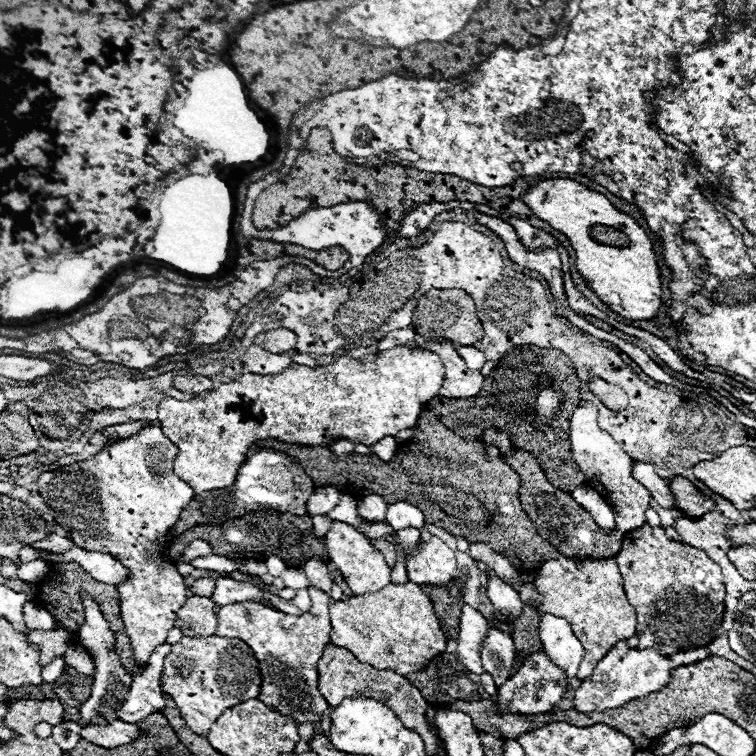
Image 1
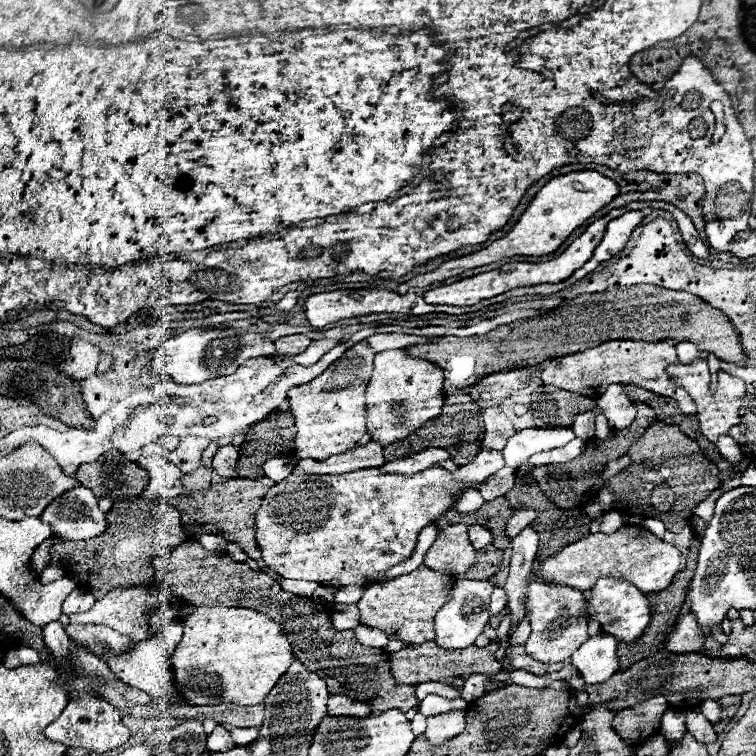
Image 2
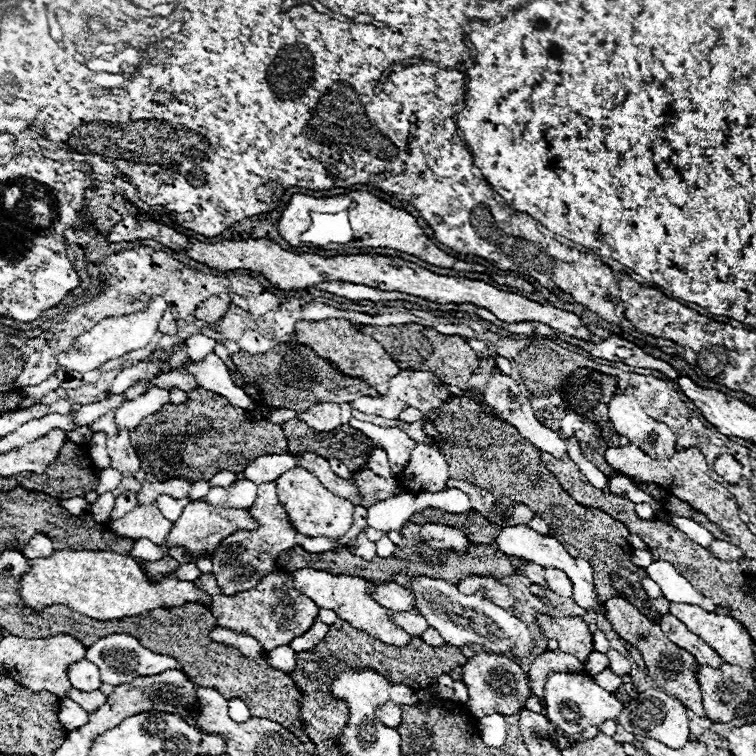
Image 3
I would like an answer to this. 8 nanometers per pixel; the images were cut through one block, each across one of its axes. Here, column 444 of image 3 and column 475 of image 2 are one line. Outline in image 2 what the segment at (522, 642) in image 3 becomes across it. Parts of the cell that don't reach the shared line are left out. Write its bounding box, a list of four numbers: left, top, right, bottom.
[434,578,494,650]

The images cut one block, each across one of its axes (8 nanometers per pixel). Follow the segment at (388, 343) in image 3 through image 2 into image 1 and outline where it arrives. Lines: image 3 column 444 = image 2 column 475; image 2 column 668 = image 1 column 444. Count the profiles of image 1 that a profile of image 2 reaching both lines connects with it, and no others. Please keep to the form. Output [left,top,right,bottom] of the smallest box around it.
[412,290,484,346]

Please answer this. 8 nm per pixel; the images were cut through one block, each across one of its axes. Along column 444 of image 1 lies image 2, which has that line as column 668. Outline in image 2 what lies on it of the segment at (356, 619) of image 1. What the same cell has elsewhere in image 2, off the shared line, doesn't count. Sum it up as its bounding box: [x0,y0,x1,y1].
[666,612,704,652]

